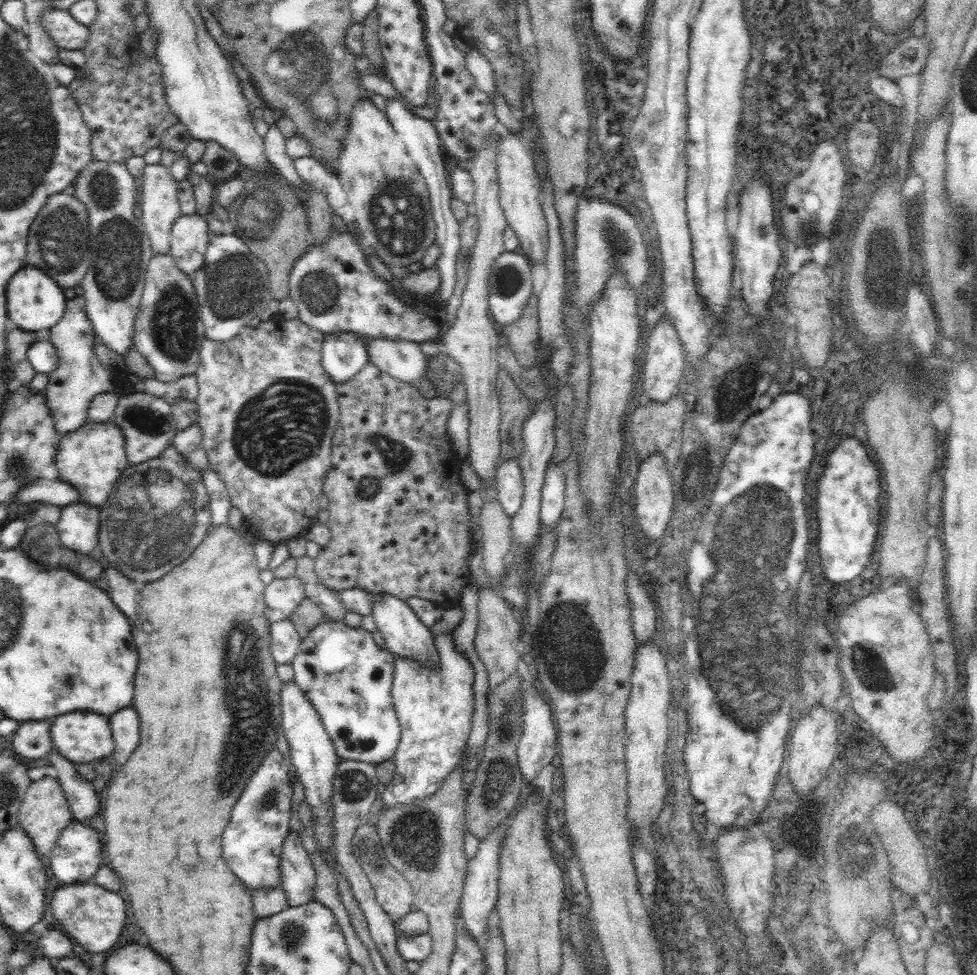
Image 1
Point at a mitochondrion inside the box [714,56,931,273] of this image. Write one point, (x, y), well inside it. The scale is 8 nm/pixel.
(827, 73)

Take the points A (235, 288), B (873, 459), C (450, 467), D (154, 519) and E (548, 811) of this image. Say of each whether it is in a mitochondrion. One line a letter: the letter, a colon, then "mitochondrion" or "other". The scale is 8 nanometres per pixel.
A: mitochondrion
B: other
C: other
D: mitochondrion
E: other

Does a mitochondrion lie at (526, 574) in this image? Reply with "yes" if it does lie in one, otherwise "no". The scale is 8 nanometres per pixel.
yes

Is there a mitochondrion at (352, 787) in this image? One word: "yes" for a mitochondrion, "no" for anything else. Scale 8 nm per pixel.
yes

